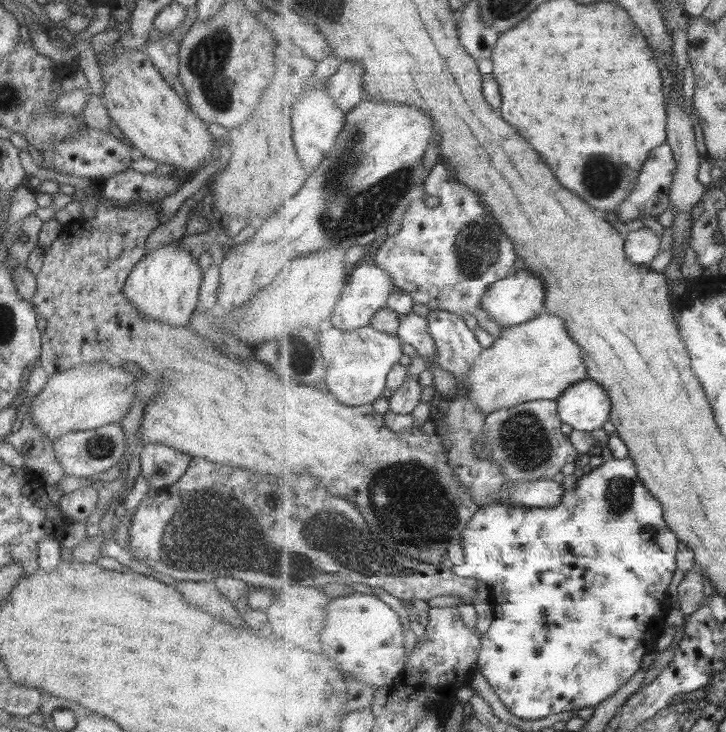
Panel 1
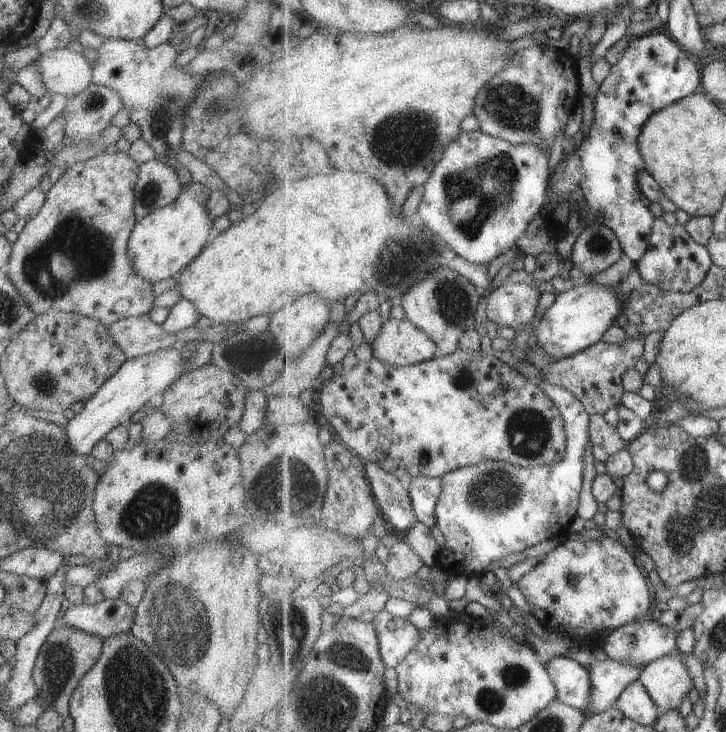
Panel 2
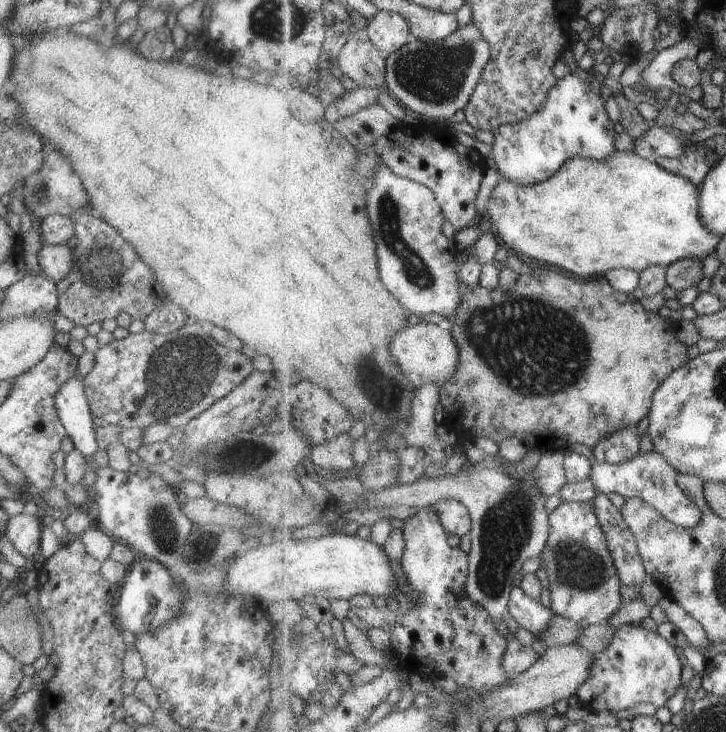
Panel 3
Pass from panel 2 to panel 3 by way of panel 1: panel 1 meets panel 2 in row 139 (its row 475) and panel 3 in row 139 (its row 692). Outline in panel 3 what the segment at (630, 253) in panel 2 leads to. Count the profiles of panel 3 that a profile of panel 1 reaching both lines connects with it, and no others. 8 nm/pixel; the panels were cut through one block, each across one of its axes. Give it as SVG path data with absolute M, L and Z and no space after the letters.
M592 72L590 82L581 80L575 74L559 79L549 91L545 106L527 120L503 125L494 132L493 159L499 176L505 176L524 187L549 180L553 174L573 157L607 159L615 152L616 136L614 122L605 112L605 100L601 100L599 82L594 82Z

